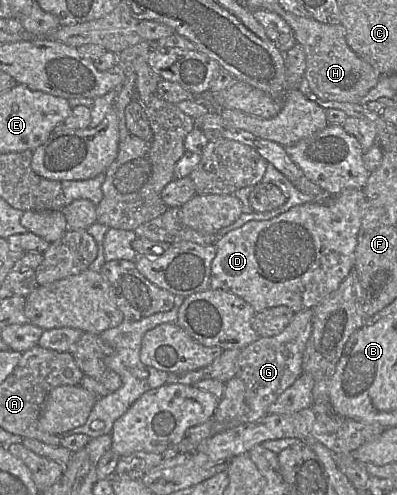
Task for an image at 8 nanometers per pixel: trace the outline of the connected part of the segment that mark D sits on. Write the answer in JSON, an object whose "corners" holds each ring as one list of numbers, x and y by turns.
{"corners":[[346,189,338,195,319,196,314,199,314,202,295,206,289,211,278,215,266,221,249,221,242,227,234,229,218,239,215,243,216,256,211,265,210,286,212,290,223,290,241,297,249,303,257,312,262,312,266,309,277,306,287,306,295,313,313,309,317,304,324,300,328,295,334,292,341,283,346,279,350,272,354,269,355,252,358,243,358,233,362,221,362,208,364,202,364,191,362,189]]}

